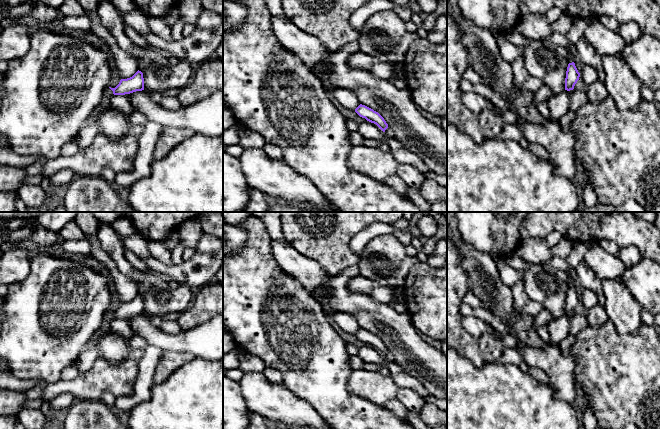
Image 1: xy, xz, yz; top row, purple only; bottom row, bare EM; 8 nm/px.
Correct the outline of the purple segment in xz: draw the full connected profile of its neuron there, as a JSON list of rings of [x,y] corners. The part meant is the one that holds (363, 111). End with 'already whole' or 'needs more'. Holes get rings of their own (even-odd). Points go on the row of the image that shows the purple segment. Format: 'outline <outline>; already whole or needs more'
outline [[[360,104],[355,112],[362,118],[365,118],[367,121],[376,124],[383,132],[388,128],[388,124],[384,118],[373,109]]]; already whole

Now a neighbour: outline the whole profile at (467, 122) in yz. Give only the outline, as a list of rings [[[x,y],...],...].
[[[447,12],[447,123],[455,125],[460,132],[467,134],[475,142],[481,143],[484,140],[484,131],[480,124],[479,114],[470,111],[462,101],[463,92],[460,89],[460,81],[462,73],[471,67],[471,63],[460,38],[461,30],[453,17]]]

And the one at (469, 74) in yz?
[[[471,67],[467,68],[462,73],[462,78],[471,82],[472,84],[486,84],[487,82]]]

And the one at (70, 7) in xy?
[[[66,0],[58,9],[60,16],[81,16],[84,9],[77,0]]]

